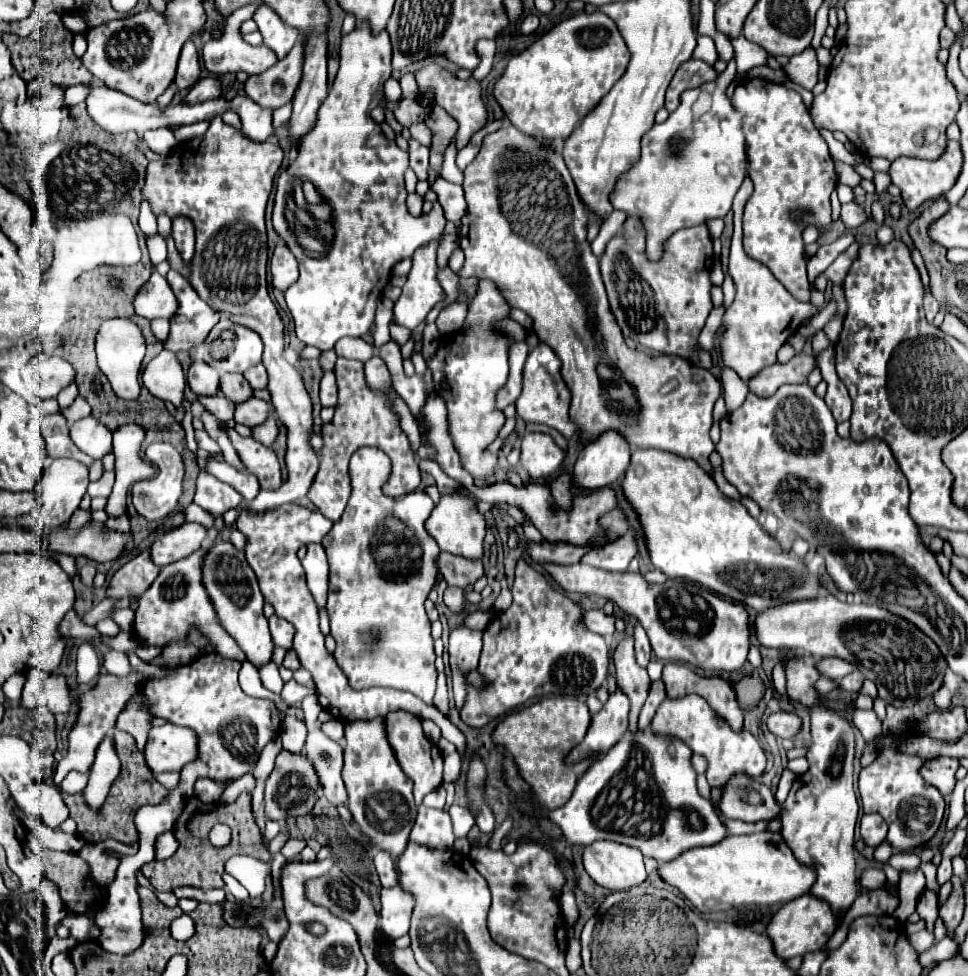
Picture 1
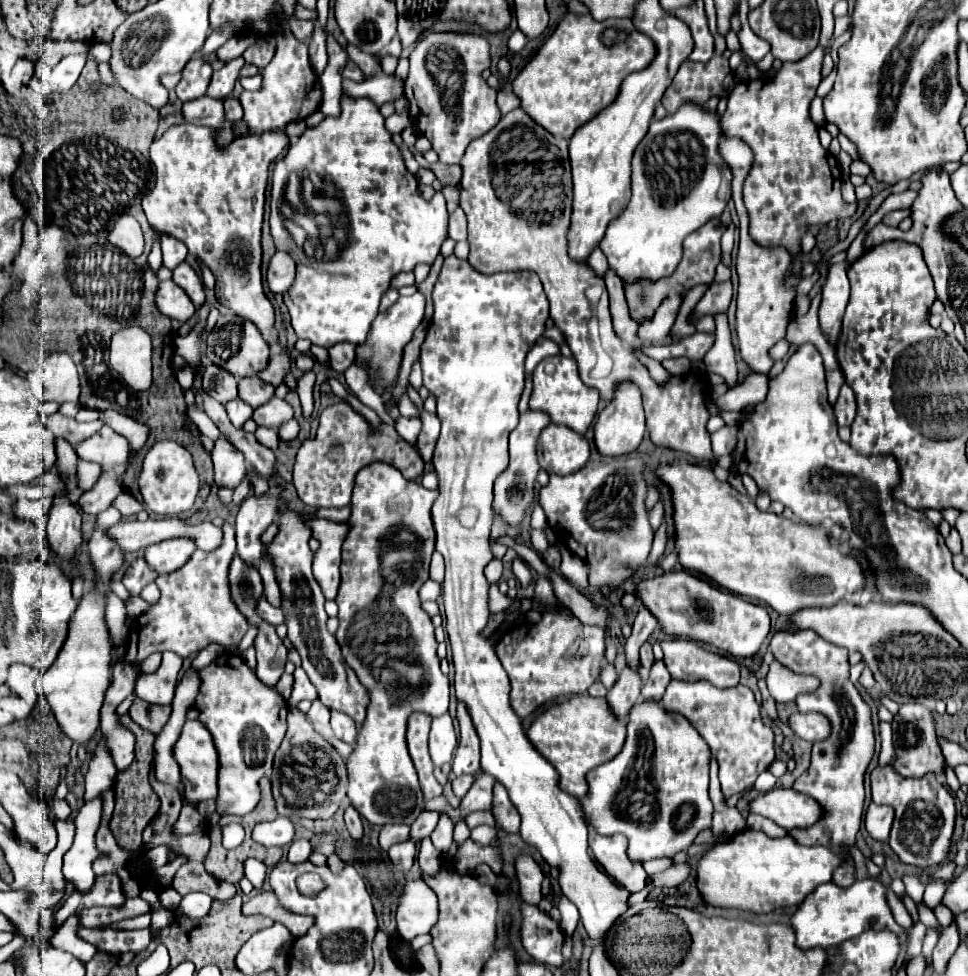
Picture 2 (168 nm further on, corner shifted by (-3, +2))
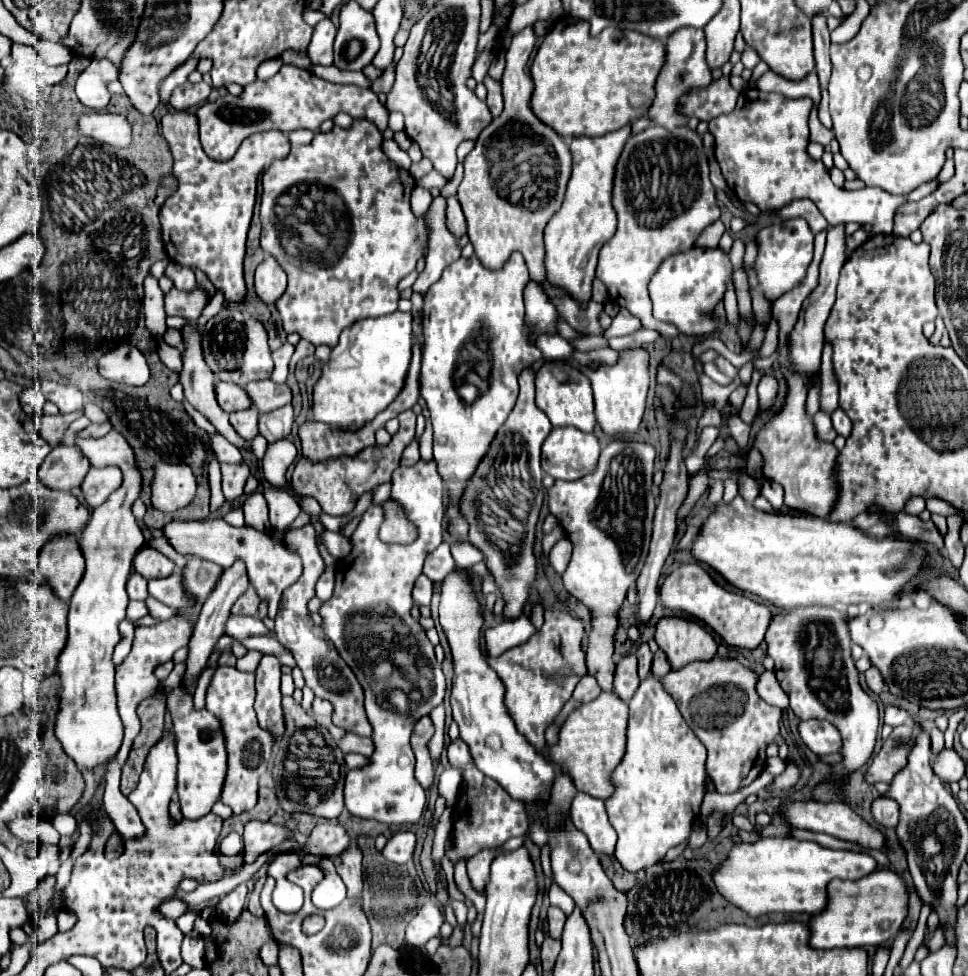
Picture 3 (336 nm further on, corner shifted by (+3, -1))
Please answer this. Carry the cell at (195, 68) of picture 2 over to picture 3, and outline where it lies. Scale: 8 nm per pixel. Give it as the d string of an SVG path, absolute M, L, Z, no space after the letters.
M198 82L198 84L184 84L184 86L178 86L172 96L170 96L170 104L176 108L176 110L190 110L202 102L206 102L206 98L210 96L212 88L206 84L206 82Z

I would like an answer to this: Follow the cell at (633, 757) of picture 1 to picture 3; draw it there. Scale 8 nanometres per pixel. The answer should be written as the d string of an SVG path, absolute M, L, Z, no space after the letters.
M650 676L640 684L632 700L628 702L630 716L628 716L628 742L626 754L618 768L612 772L610 782L614 786L614 794L604 800L608 818L612 828L618 834L616 844L616 858L628 872L640 872L644 868L654 866L670 848L684 844L692 832L694 820L700 816L702 798L706 792L706 758L705 746L700 744L696 734L684 722L680 710L676 708L674 700L664 692L660 678Z

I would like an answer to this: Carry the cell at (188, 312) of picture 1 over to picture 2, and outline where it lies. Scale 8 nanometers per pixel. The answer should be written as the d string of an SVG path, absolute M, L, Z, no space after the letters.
M186 261L180 263L174 269L174 277L172 279L174 279L176 285L180 285L188 293L188 297L194 301L196 309L204 303L204 285L202 285L202 279L200 279L200 275Z

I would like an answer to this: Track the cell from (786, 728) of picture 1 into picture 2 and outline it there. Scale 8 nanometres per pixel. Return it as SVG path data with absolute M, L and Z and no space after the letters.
M794 713L790 717L792 731L810 743L822 741L830 735L830 721L822 713Z

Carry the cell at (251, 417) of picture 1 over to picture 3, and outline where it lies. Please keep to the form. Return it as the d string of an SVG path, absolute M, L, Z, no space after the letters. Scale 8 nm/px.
M286 404L284 408L276 408L272 412L260 414L258 418L258 428L260 434L268 440L268 442L276 442L288 436L290 428L294 422L294 414L292 414L292 406Z

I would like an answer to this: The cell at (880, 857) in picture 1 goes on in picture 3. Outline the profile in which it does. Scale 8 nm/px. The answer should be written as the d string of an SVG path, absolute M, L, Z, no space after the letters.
M762 838L734 846L722 864L712 870L712 882L724 900L746 912L750 918L770 912L816 914L824 910L826 884L830 880L858 880L874 872L876 866L872 856L860 852L830 850L818 842L794 838Z

